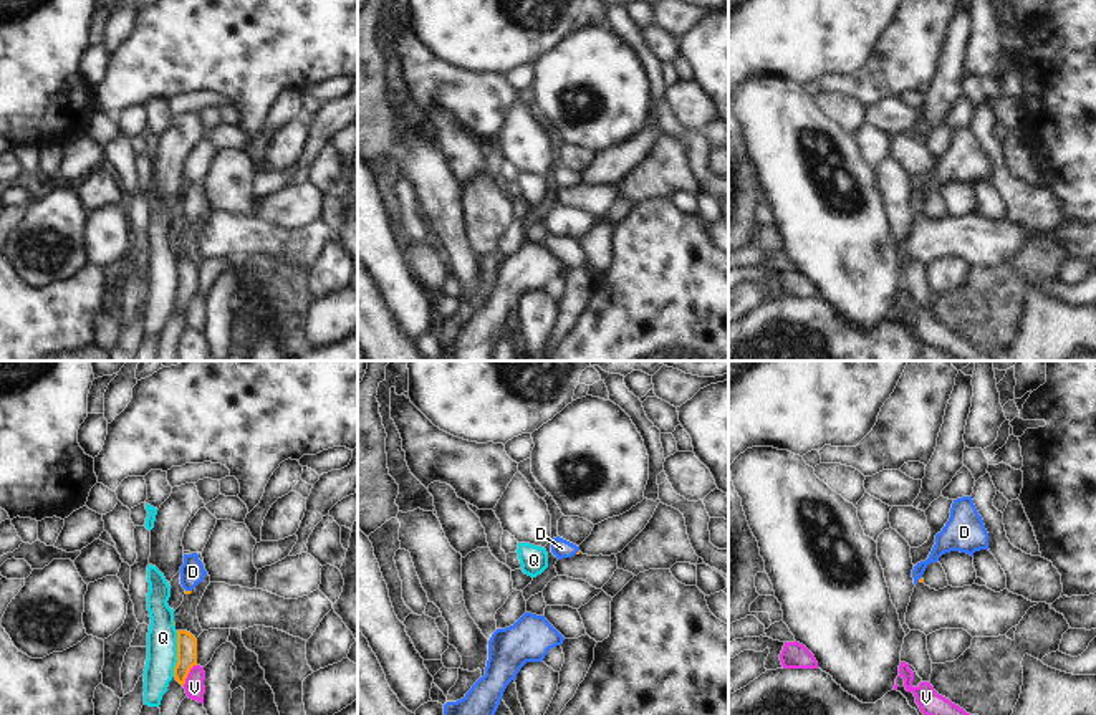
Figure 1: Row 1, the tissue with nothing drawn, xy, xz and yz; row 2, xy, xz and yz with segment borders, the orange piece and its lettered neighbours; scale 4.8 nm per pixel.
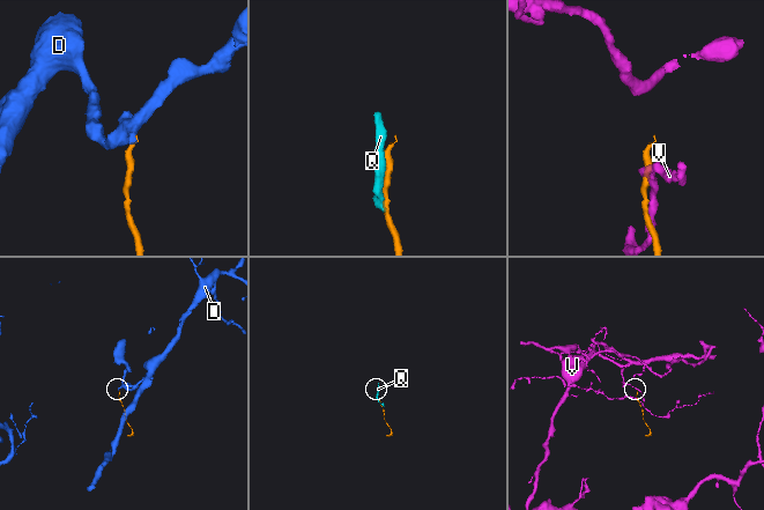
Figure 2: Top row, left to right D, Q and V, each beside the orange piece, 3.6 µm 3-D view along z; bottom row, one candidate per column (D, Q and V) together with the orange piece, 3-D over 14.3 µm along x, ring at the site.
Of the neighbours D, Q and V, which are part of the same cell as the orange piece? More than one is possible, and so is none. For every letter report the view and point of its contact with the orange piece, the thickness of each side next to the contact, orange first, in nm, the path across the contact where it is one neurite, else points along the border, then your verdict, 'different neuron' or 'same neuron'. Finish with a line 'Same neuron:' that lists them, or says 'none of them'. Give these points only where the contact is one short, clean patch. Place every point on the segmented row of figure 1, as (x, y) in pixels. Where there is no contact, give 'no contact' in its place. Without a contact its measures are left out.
D: contact xy (189, 591); calibres 20 and 120 nm; way xy (186, 591), (189, 591), (192, 571); same neuron
Q: contact xy (177, 654); calibres 100 and 140 nm; different neuron
V: contact xy (187, 674); calibres 100 and 100 nm; border xy (196, 664), (182, 686); different neuron
Same neuron: D

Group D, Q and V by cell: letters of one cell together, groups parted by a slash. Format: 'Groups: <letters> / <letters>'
Groups: D / Q / V.

